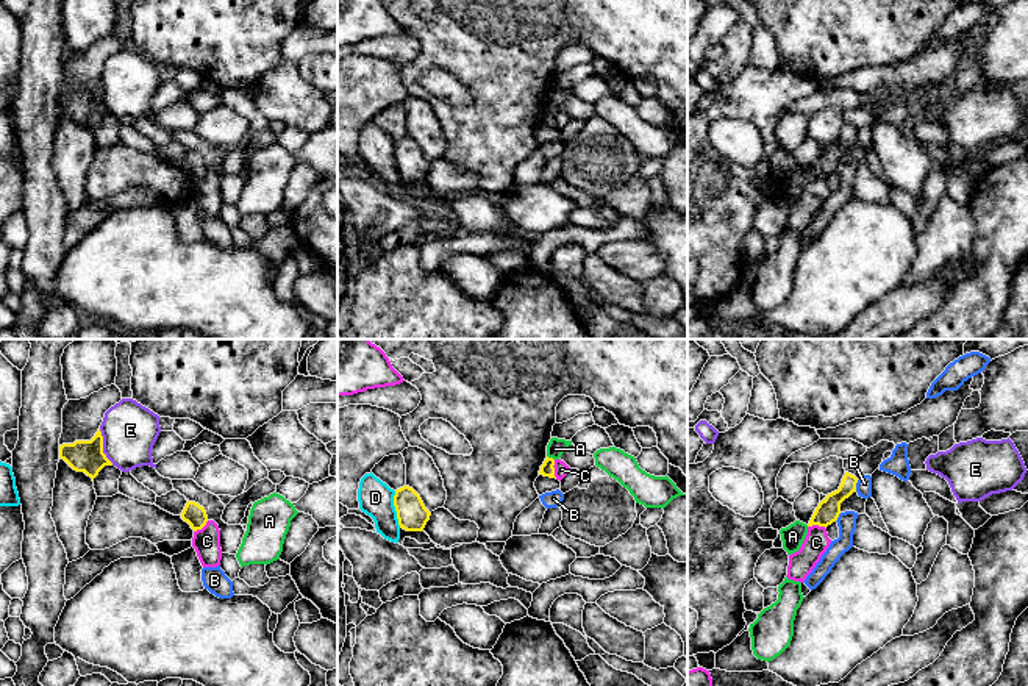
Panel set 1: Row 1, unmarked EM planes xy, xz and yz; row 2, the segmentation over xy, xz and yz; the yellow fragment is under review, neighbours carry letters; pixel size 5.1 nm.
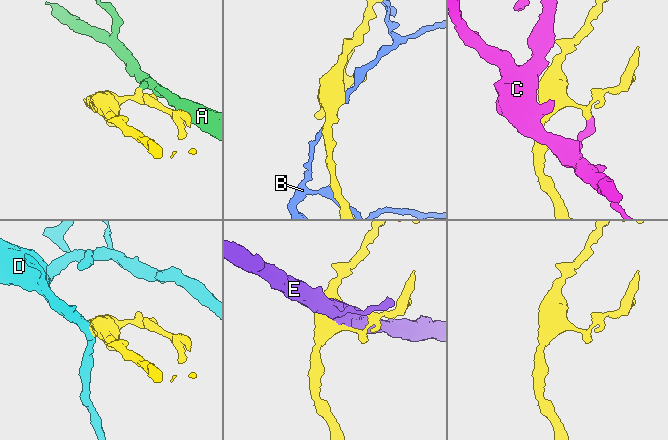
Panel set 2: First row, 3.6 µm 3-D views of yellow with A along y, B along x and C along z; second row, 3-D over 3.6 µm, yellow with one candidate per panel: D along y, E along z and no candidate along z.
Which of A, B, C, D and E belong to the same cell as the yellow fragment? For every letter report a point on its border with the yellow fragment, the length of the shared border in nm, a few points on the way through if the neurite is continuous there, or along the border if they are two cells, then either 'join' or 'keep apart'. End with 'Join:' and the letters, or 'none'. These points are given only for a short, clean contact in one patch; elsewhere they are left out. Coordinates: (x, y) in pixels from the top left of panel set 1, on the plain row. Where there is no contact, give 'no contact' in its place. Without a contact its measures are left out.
A: meets yellow in xz at (550, 108); contact 50 nm long; border along xz (547, 105), (553, 110); keep apart
B: meets yellow in yz at (855, 136); contact 70 nm long; keep apart
C: meets yellow in xz at (553, 119); contact 100 nm long; border along xz (553, 110), (553, 124), (556, 127); keep apart
D: meets yellow in xz at (396, 160); contact 190 nm long; border along xz (394, 141), (394, 160), (400, 177); keep apart
E: meets yellow in xy at (102, 97); contact 200 nm long; keep apart
Join: none

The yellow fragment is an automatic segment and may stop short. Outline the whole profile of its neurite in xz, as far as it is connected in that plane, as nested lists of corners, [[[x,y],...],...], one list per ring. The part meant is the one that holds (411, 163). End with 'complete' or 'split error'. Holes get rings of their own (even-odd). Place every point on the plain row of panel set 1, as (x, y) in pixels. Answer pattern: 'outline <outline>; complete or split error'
outline [[[409,136],[395,141],[394,156],[400,178],[406,181],[423,181],[431,163],[425,158],[420,145]]]; complete

